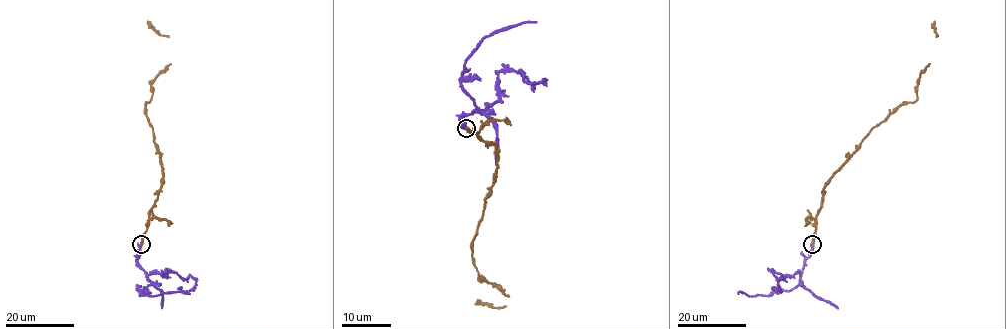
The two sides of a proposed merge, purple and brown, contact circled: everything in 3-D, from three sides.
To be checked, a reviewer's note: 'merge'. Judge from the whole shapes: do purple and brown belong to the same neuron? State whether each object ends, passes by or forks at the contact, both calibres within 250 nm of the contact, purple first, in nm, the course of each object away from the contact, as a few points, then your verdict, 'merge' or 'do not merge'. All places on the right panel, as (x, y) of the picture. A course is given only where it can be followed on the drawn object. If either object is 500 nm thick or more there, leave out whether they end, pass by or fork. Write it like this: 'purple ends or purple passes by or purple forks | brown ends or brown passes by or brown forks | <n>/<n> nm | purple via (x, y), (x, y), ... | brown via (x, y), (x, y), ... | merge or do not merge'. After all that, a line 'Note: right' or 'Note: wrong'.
300/600 nm | purple via (813, 244), (800, 283), (790, 290), (773, 290), (767, 295), (749, 296), (741, 292), (737, 294) | brown via (812, 244), (825, 184), (866, 135), (901, 105), (917, 99), (920, 73), (929, 63), (937, 35), (935, 20) | merge
Note: right

